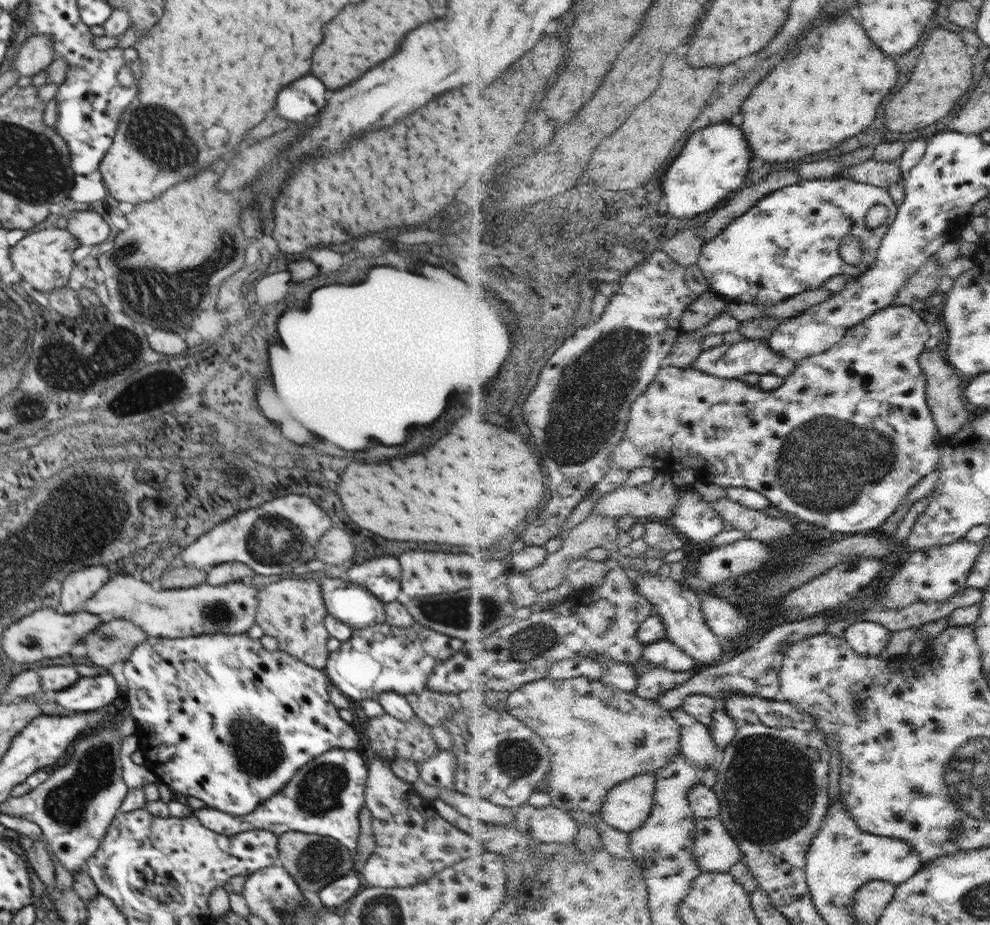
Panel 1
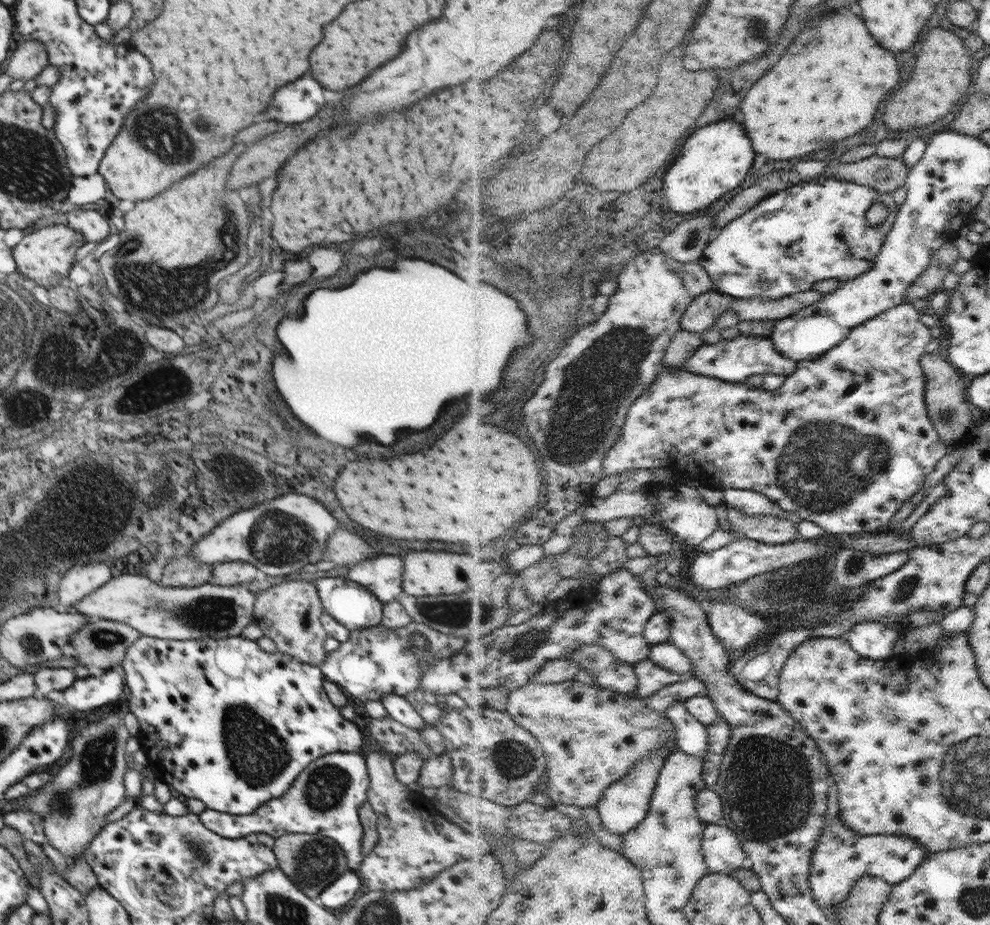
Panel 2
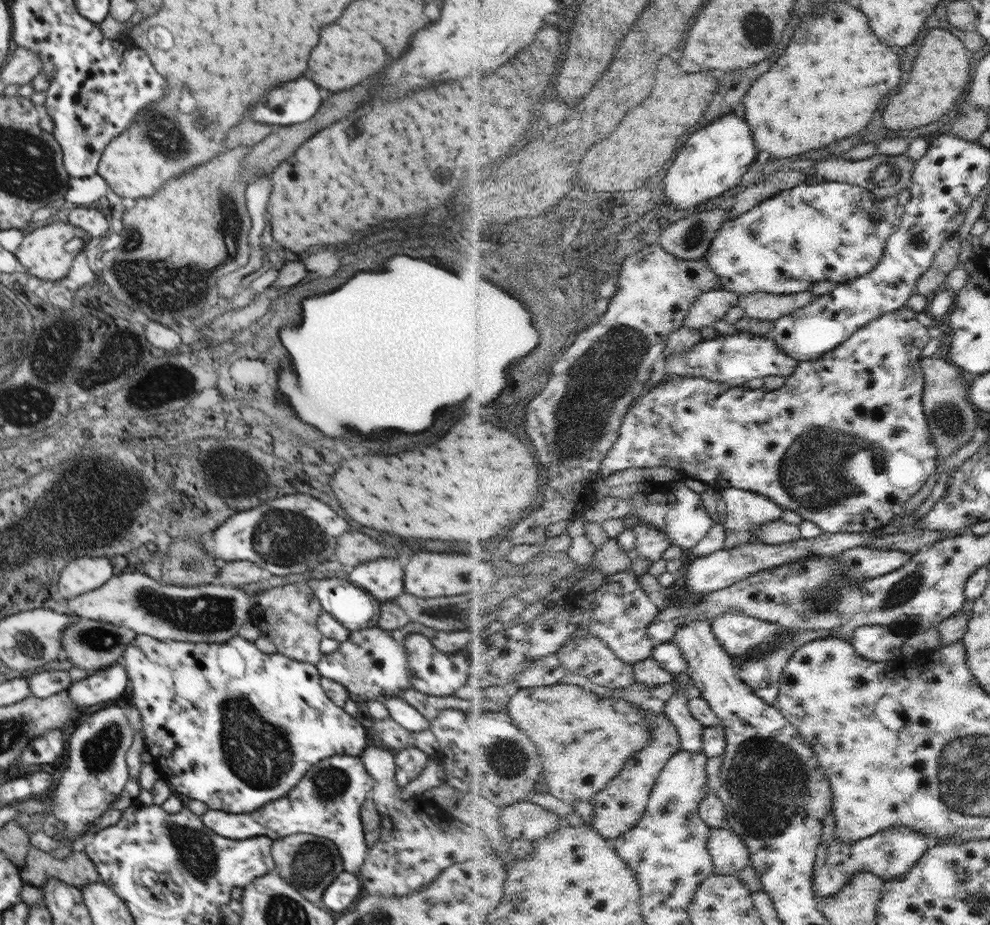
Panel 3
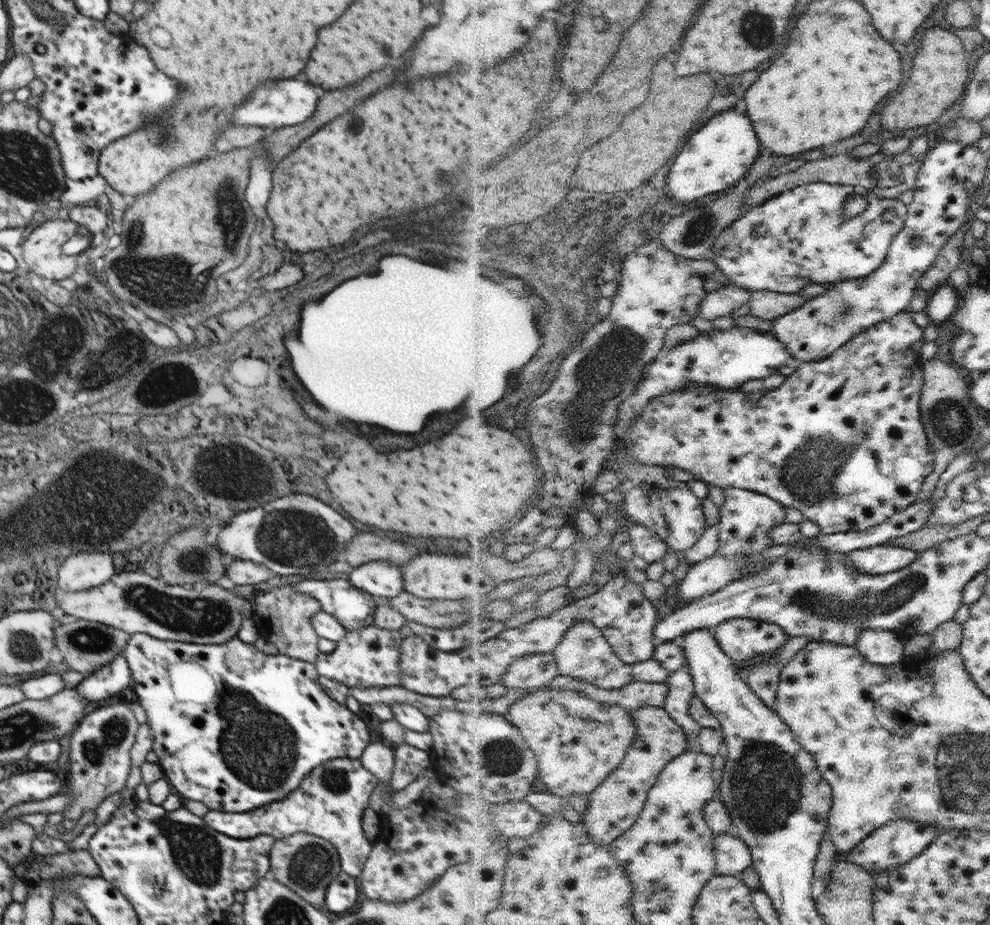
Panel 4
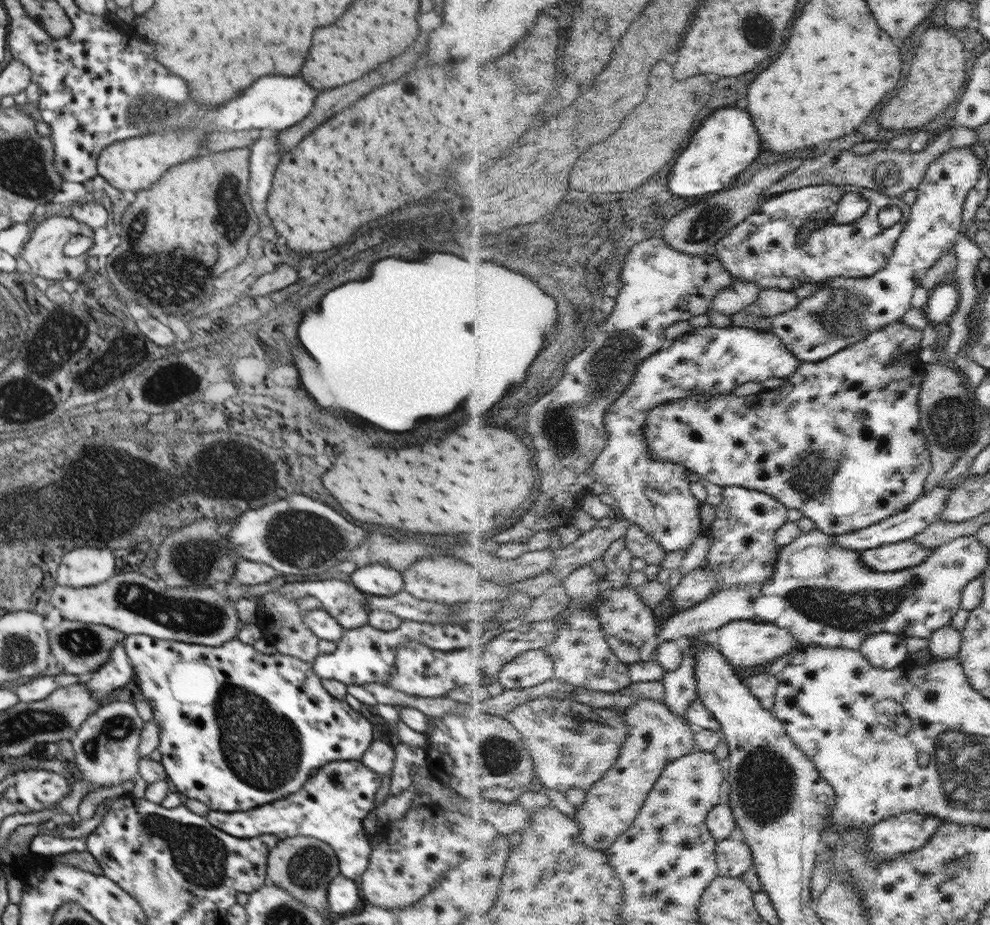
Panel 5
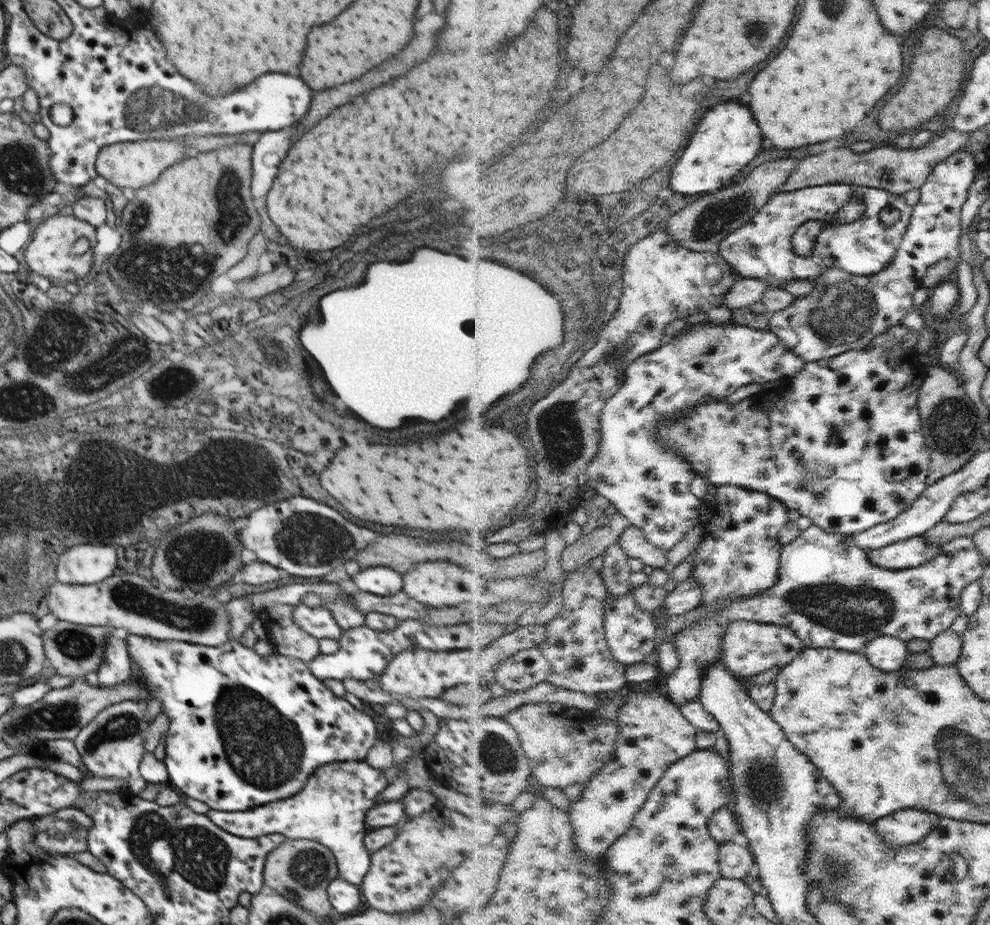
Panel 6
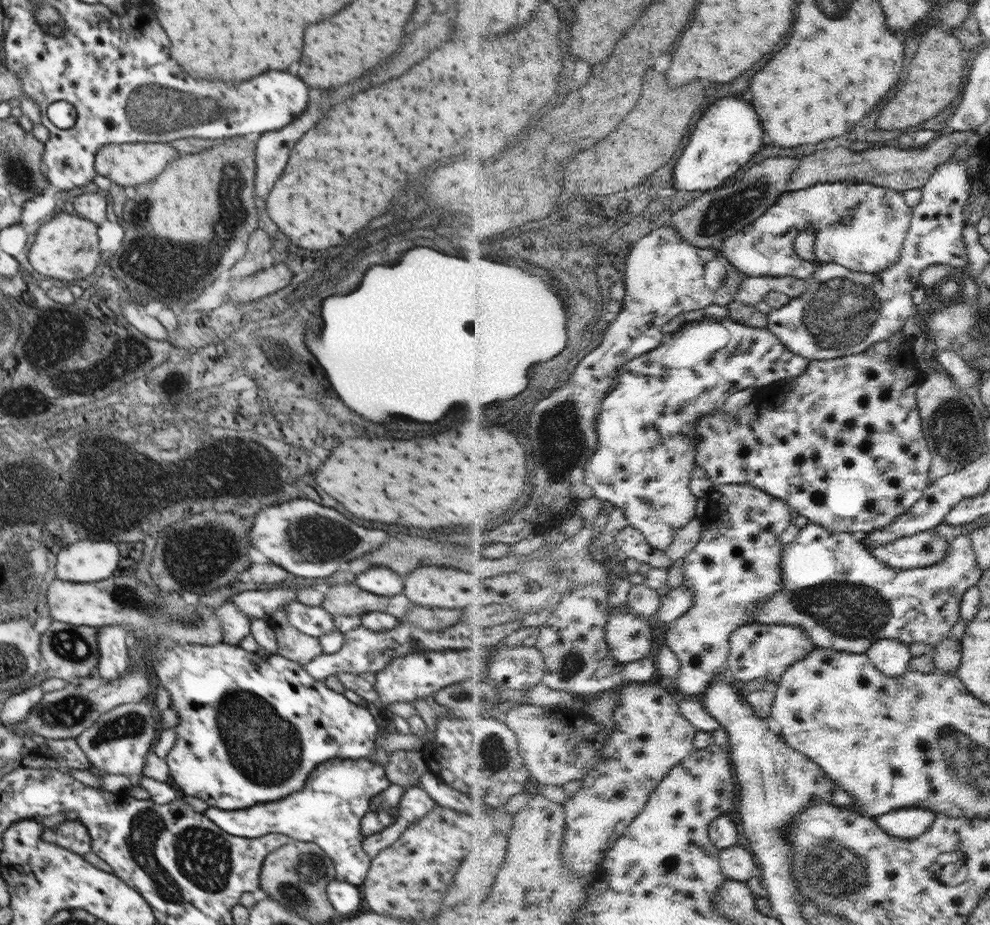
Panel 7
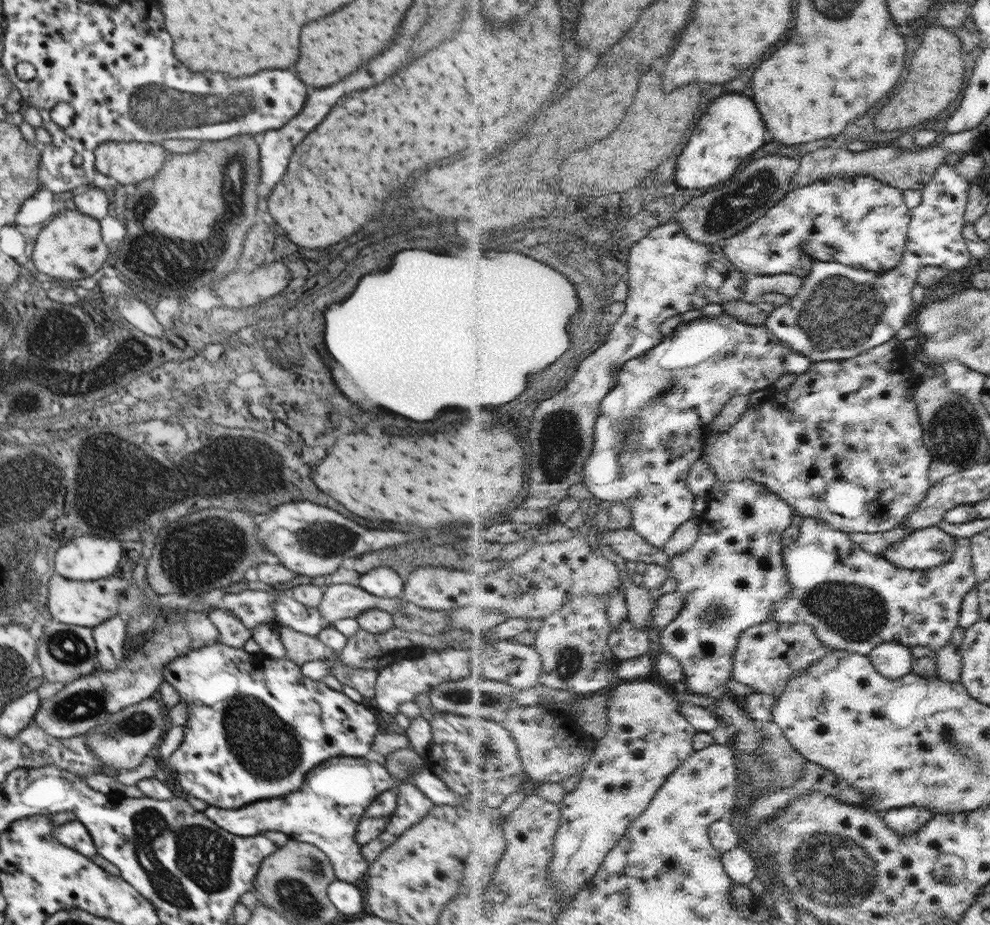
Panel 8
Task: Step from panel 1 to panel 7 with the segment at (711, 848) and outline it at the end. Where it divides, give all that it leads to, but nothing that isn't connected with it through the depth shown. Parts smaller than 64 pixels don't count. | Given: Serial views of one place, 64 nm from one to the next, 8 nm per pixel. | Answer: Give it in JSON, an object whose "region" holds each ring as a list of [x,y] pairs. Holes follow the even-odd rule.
{"region":[[[734,846],[721,851],[722,868],[728,878],[739,881],[750,880],[758,858],[750,851],[749,847]]]}

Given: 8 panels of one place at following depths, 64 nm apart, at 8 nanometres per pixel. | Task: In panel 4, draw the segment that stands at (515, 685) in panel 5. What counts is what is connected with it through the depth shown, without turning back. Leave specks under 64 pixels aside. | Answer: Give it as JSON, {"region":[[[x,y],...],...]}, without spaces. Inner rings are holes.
{"region":[[[541,653],[522,658],[506,674],[504,687],[506,689],[542,689],[553,683],[560,675],[560,666],[554,653]]]}

